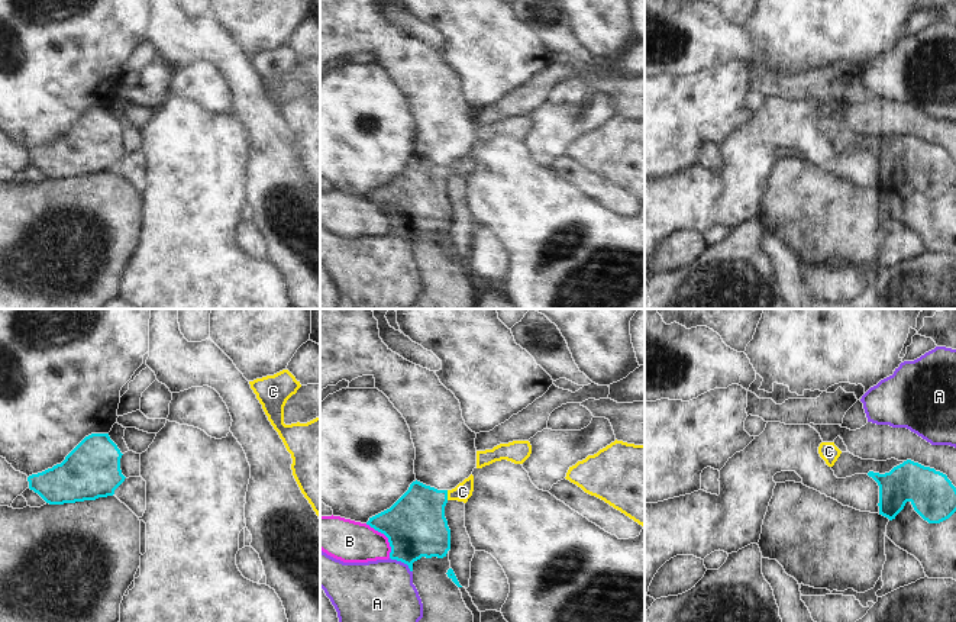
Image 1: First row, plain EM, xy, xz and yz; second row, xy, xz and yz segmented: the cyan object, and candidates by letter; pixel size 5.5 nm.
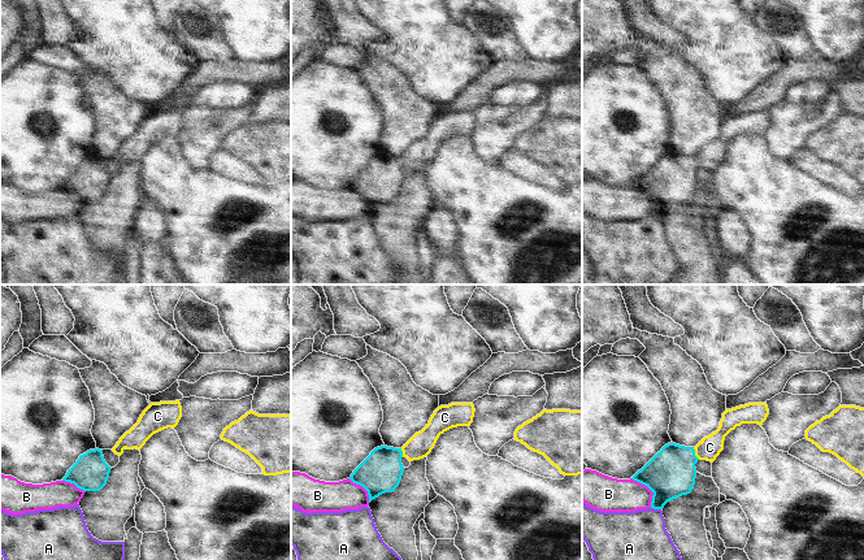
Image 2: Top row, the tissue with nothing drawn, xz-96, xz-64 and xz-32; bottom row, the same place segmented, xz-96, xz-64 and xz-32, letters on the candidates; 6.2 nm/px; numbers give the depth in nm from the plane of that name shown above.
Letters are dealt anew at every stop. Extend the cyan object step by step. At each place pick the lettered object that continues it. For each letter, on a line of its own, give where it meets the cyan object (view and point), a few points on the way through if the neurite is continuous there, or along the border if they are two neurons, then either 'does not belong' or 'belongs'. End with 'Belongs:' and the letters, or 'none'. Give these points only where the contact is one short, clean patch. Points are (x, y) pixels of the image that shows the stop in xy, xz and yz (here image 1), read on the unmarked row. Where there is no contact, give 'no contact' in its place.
A: contact xz (401, 237); does not belong
B: contact xz (386, 210); does not belong
C: contact xz (446, 170); way xz (416, 202), (446, 170), (462, 167); belongs
Belongs: C

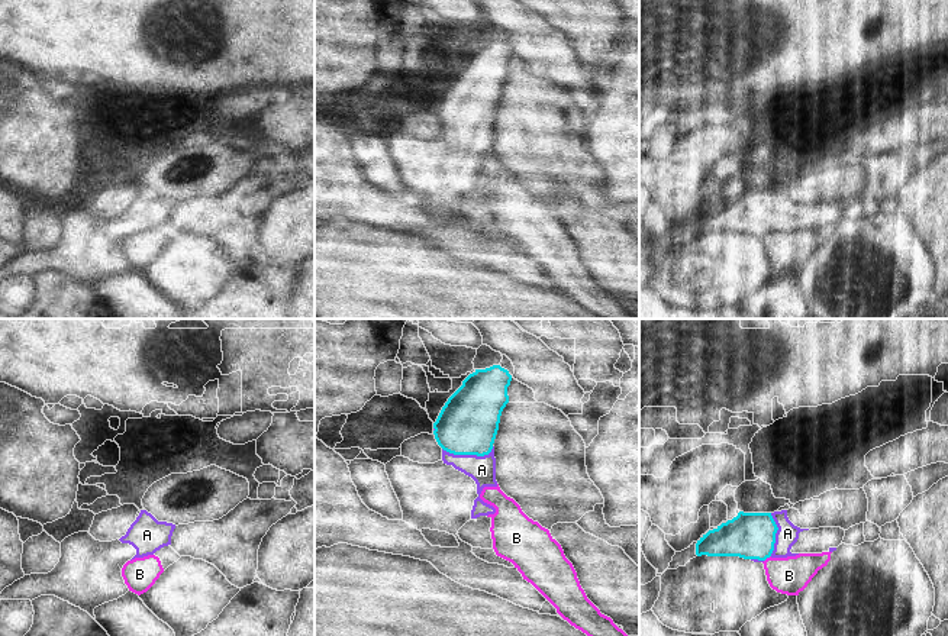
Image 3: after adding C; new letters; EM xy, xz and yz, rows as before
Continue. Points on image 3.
A: contact xz (468, 129); way xz (467, 100), (468, 129), (481, 145); belongs
B: contact yz (767, 232); border yz (770, 231), (764, 236); does not belong
Belongs: A

